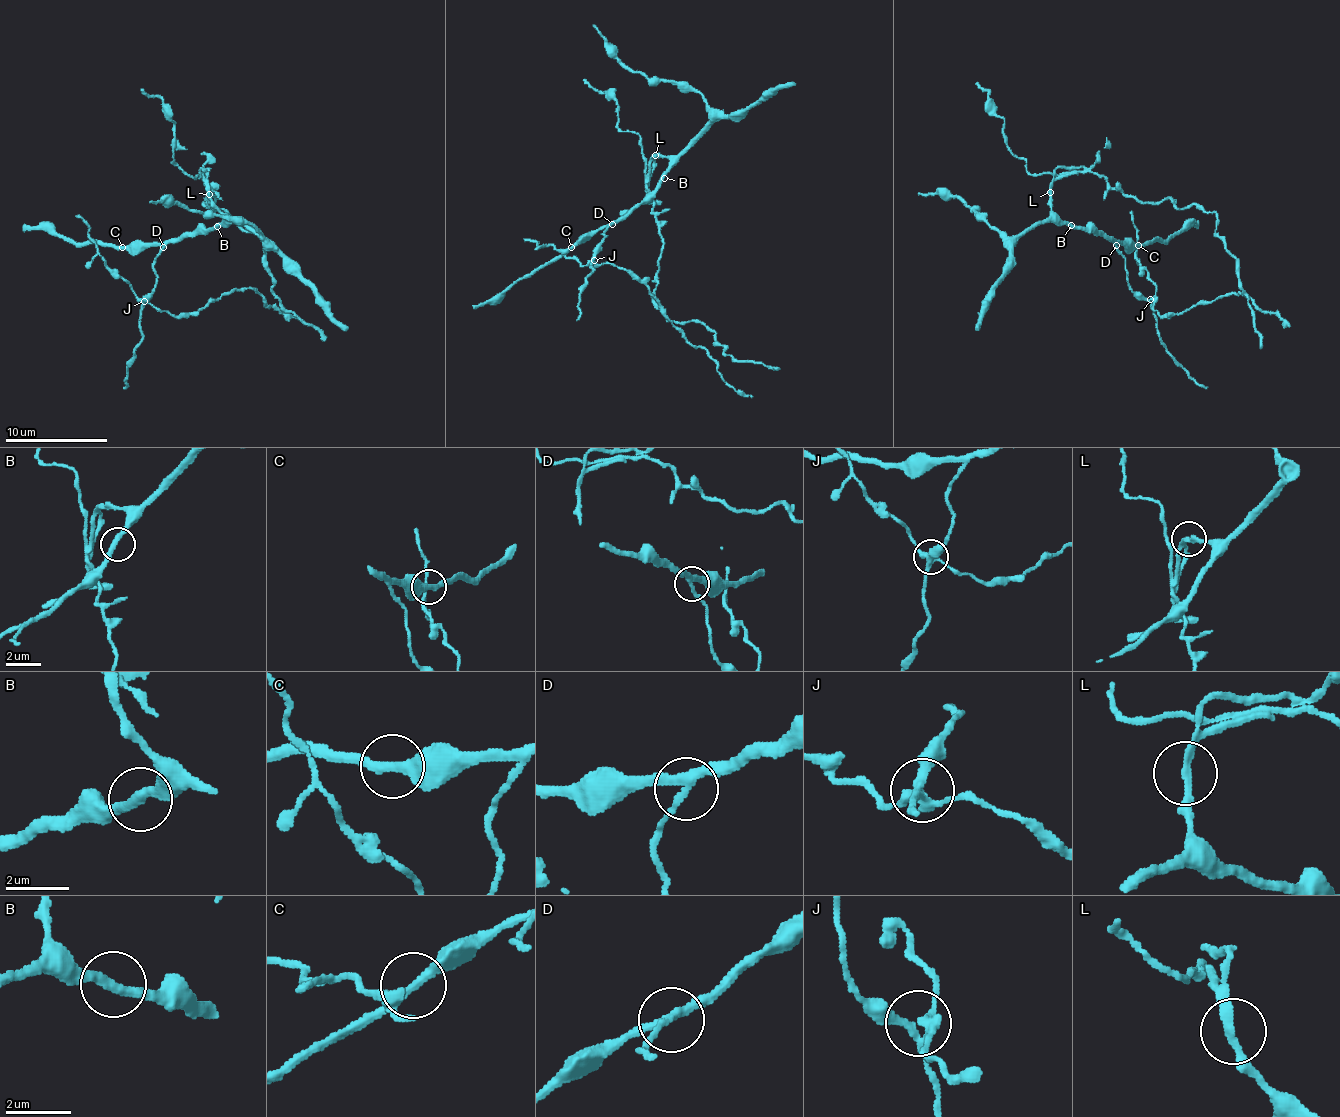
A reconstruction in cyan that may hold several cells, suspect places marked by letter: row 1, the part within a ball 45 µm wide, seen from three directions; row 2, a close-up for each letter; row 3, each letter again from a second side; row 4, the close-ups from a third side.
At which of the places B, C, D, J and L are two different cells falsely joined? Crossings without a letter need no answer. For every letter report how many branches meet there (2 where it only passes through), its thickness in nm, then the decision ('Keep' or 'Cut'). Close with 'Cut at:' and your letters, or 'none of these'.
B: Branches: 2. Thickness 280 nm. Keep
C: Branches: 2. Thickness 300 nm. Keep
D: Branches: 3. Thickness 240 nm. Cut
J: Branches: 4. Thickness 280 nm. Cut
L: Branches: 2. Thickness 240 nm. Cut
Cut at: D, J, L

